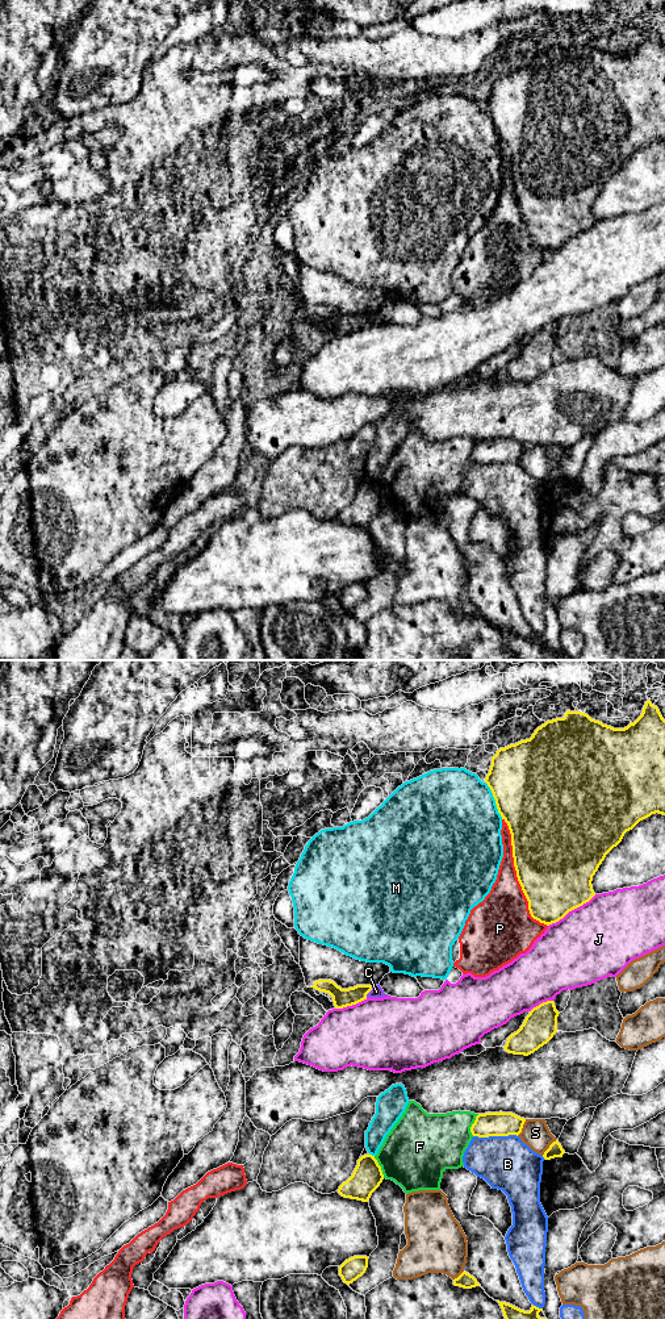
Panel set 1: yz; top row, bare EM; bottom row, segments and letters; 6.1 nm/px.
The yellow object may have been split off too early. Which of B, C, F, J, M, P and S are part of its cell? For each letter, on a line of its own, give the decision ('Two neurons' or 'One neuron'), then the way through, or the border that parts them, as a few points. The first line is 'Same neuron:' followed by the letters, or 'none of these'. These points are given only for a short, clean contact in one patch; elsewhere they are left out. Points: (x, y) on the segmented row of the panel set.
Same neuron: none of these
B: Two neurons
C: Two neurons. Boundary: yz (373, 986), (366, 997)
F: Two neurons
J: Two neurons
M: Two neurons
P: Two neurons
S: Two neurons

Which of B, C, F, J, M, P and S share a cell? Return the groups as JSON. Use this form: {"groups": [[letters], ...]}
{"groups": [["B"], ["C"], ["F"], ["J"], ["M"], ["P"], ["S"]]}

